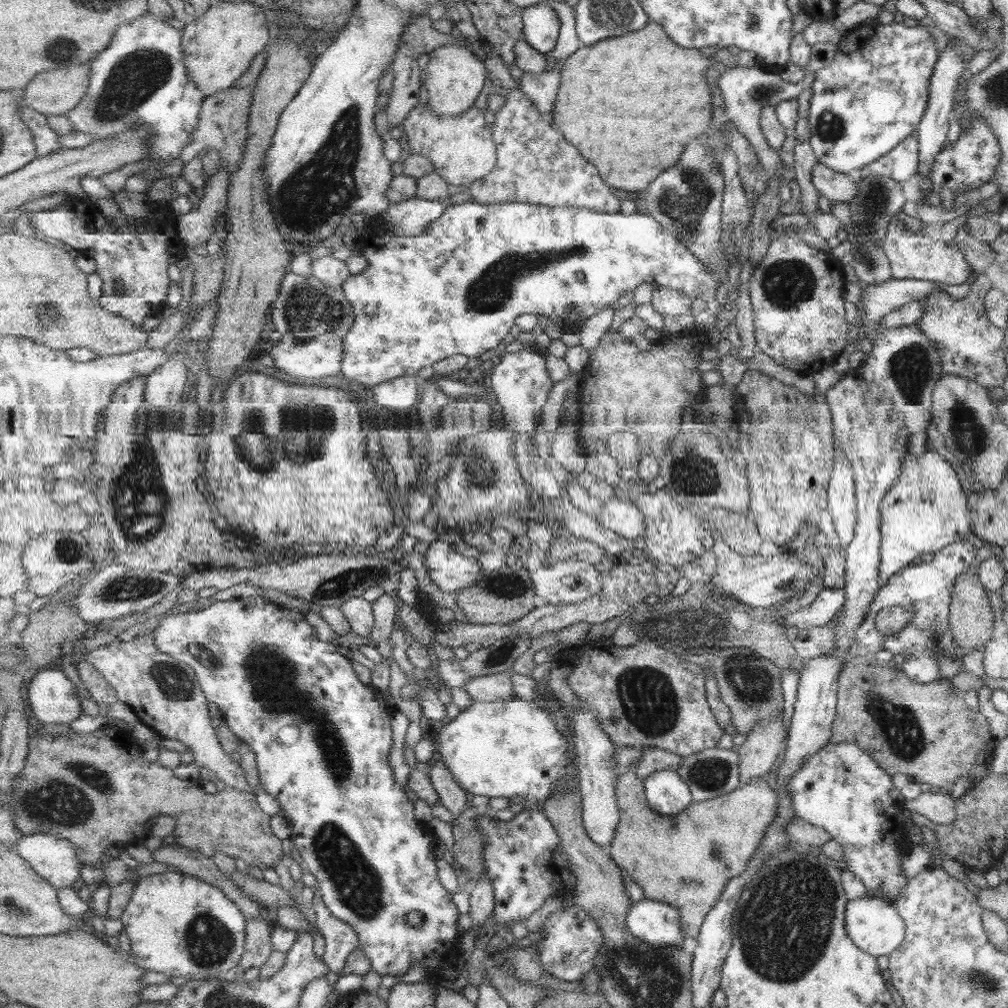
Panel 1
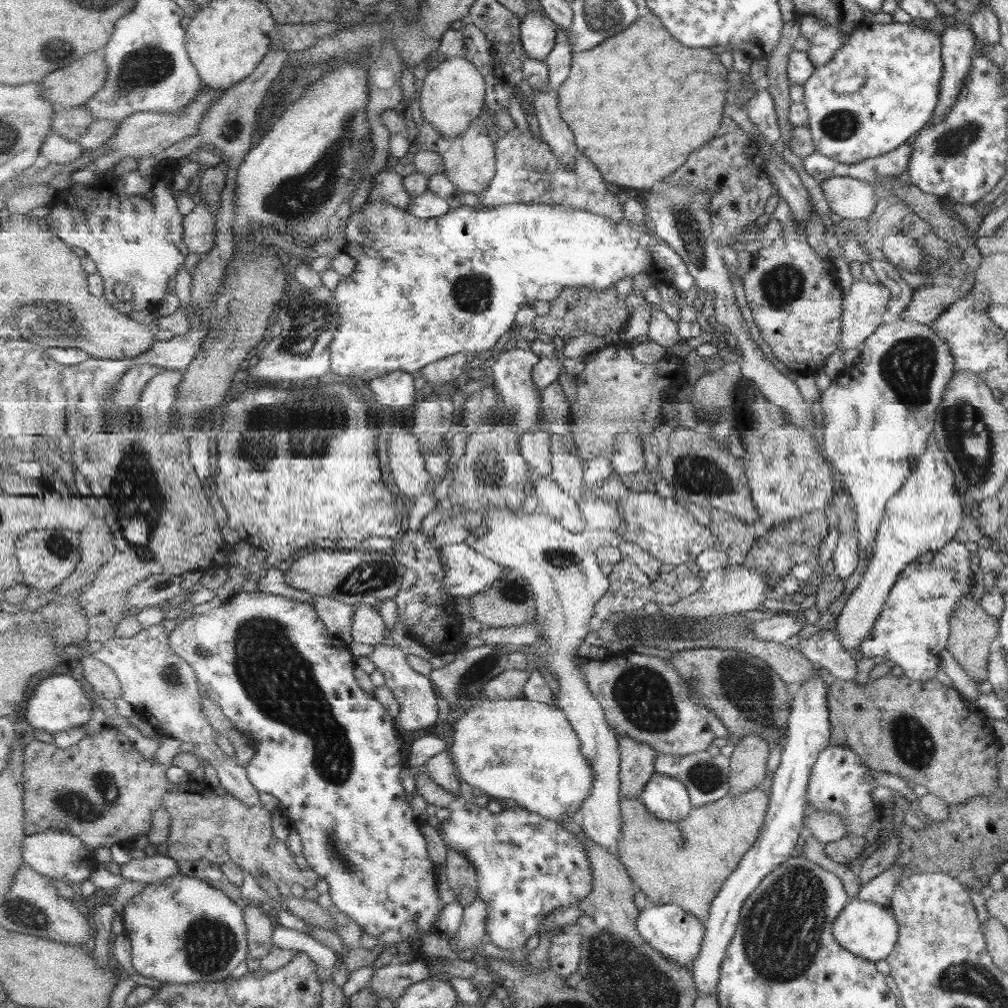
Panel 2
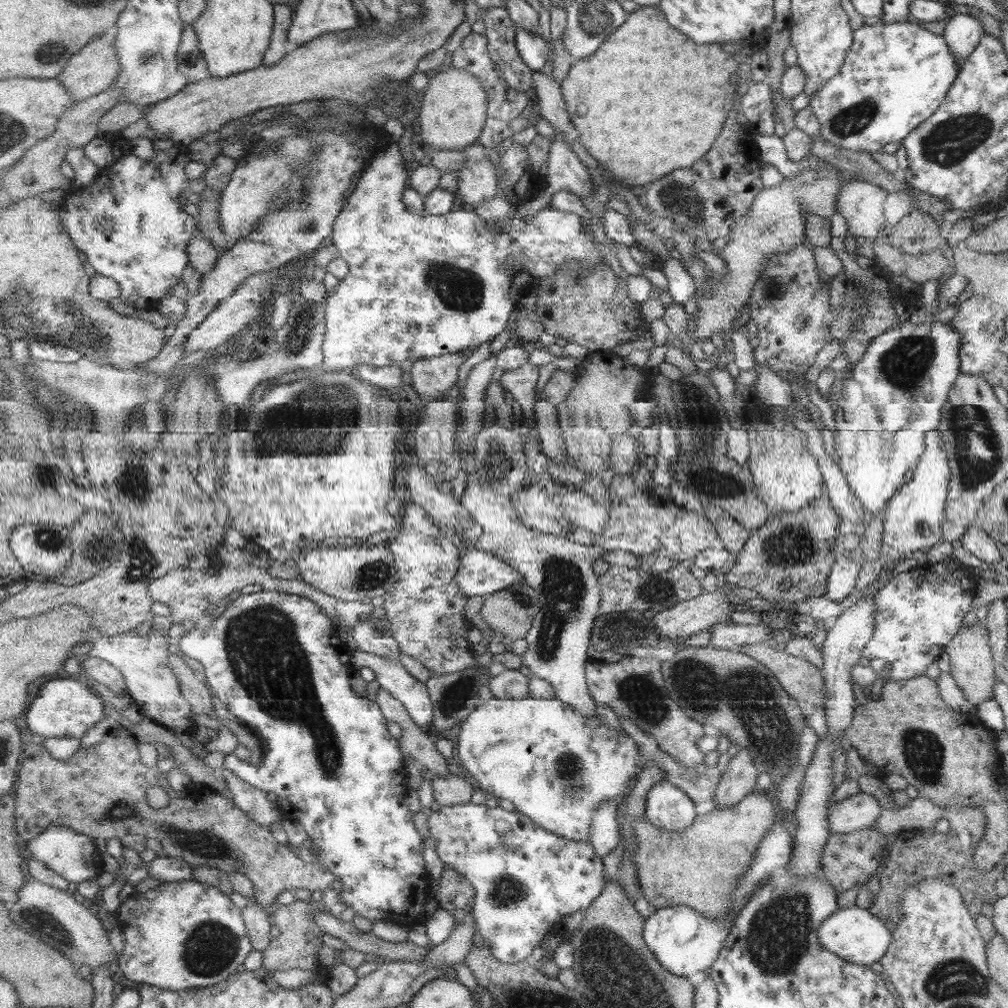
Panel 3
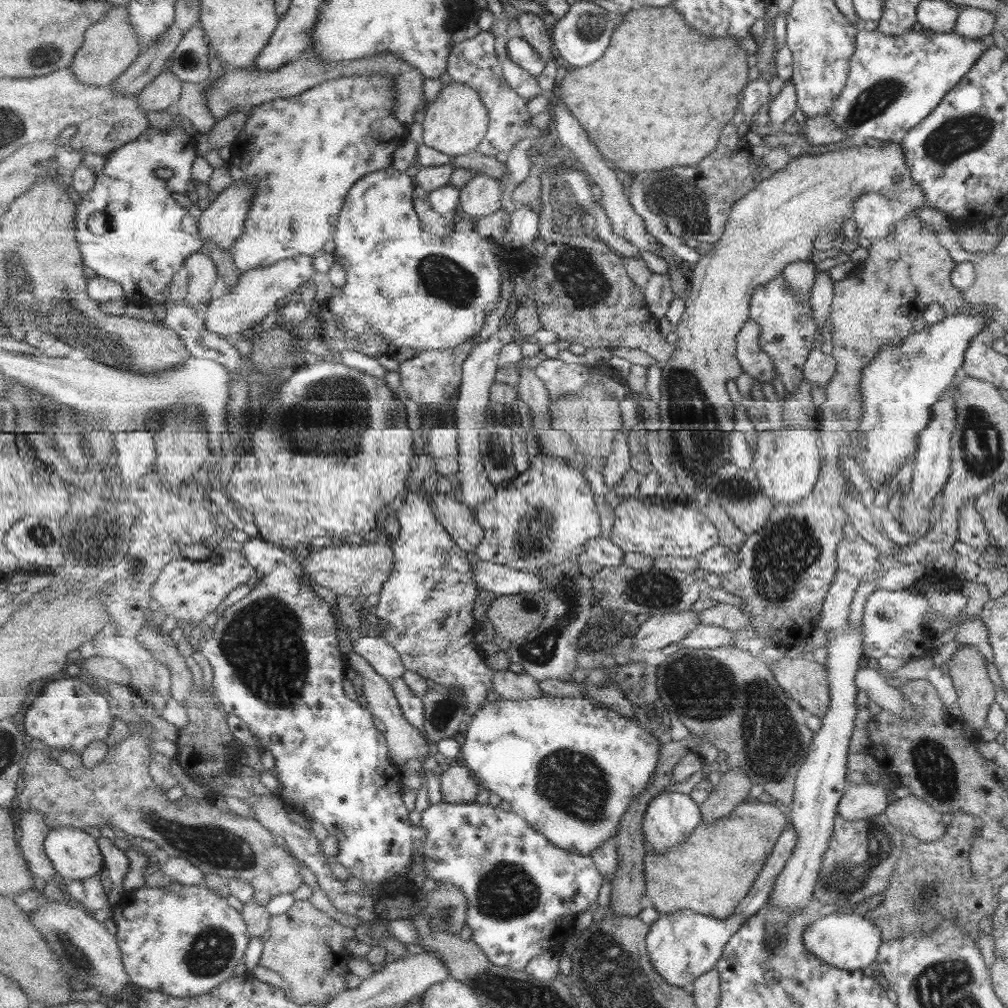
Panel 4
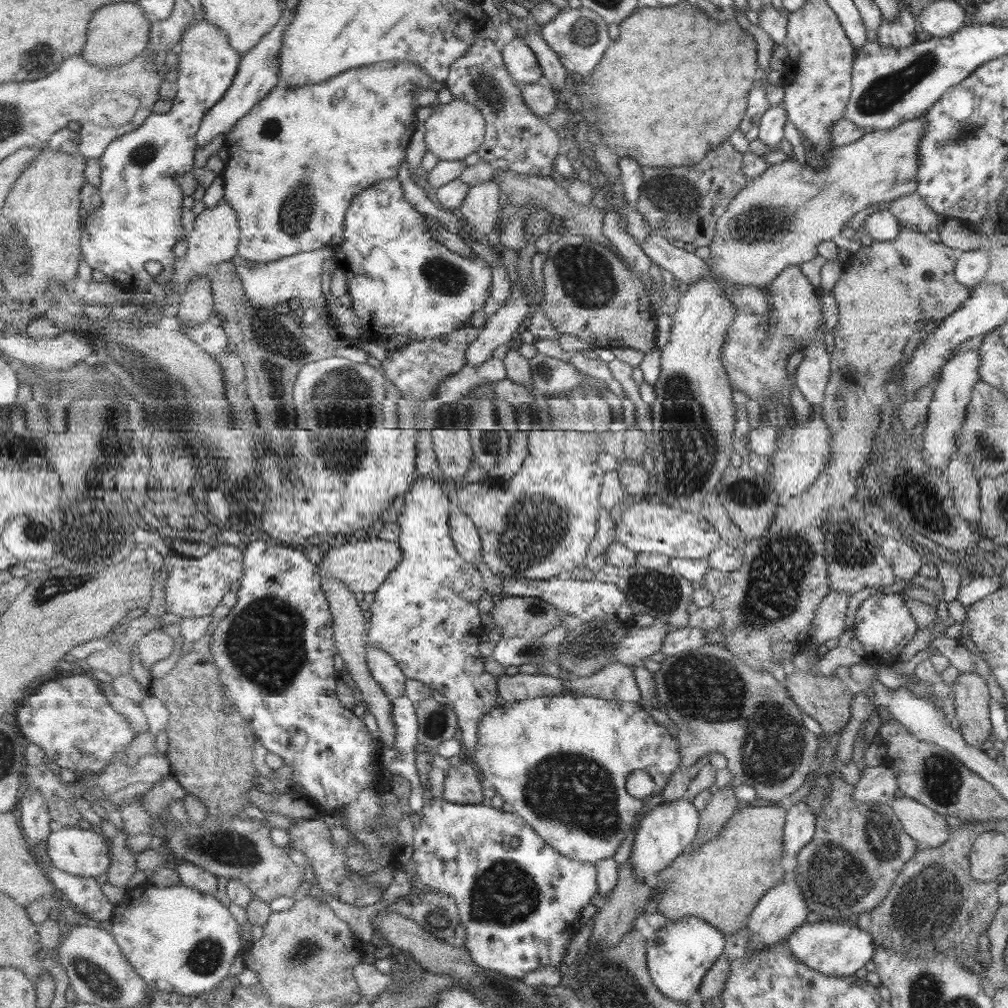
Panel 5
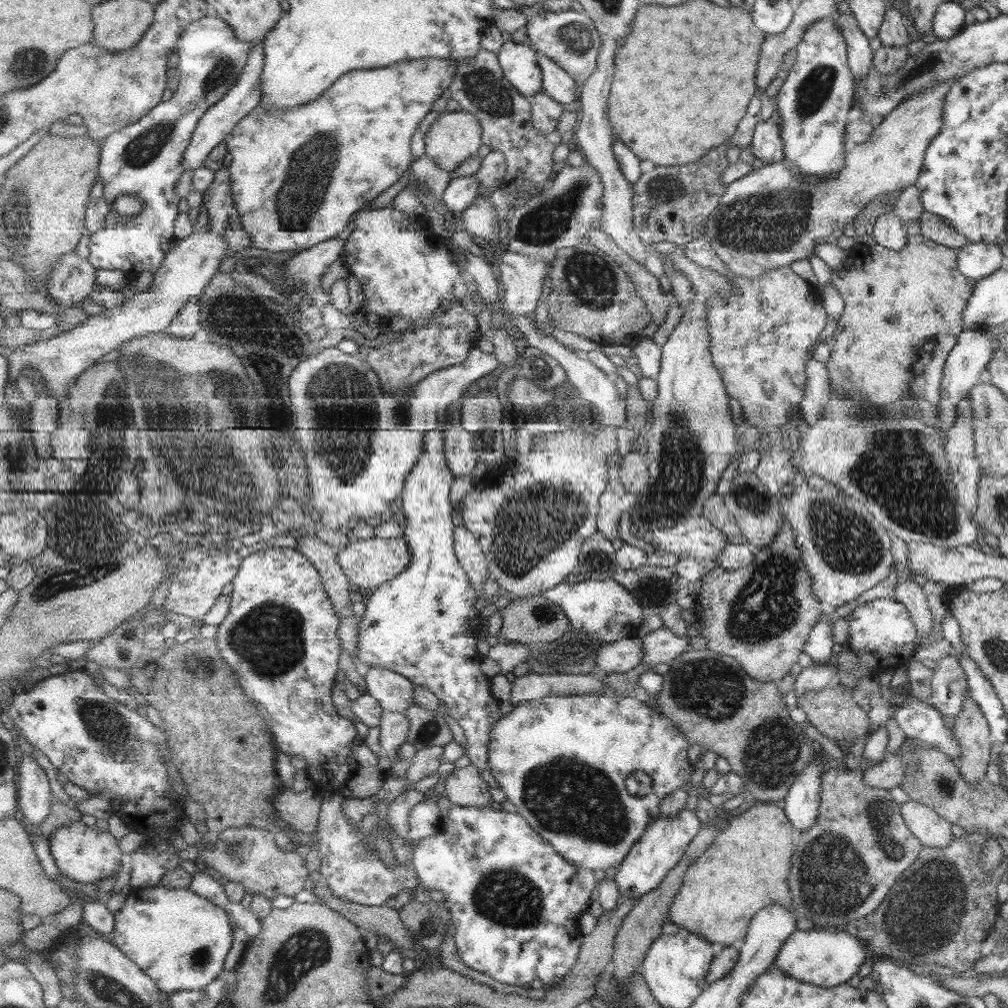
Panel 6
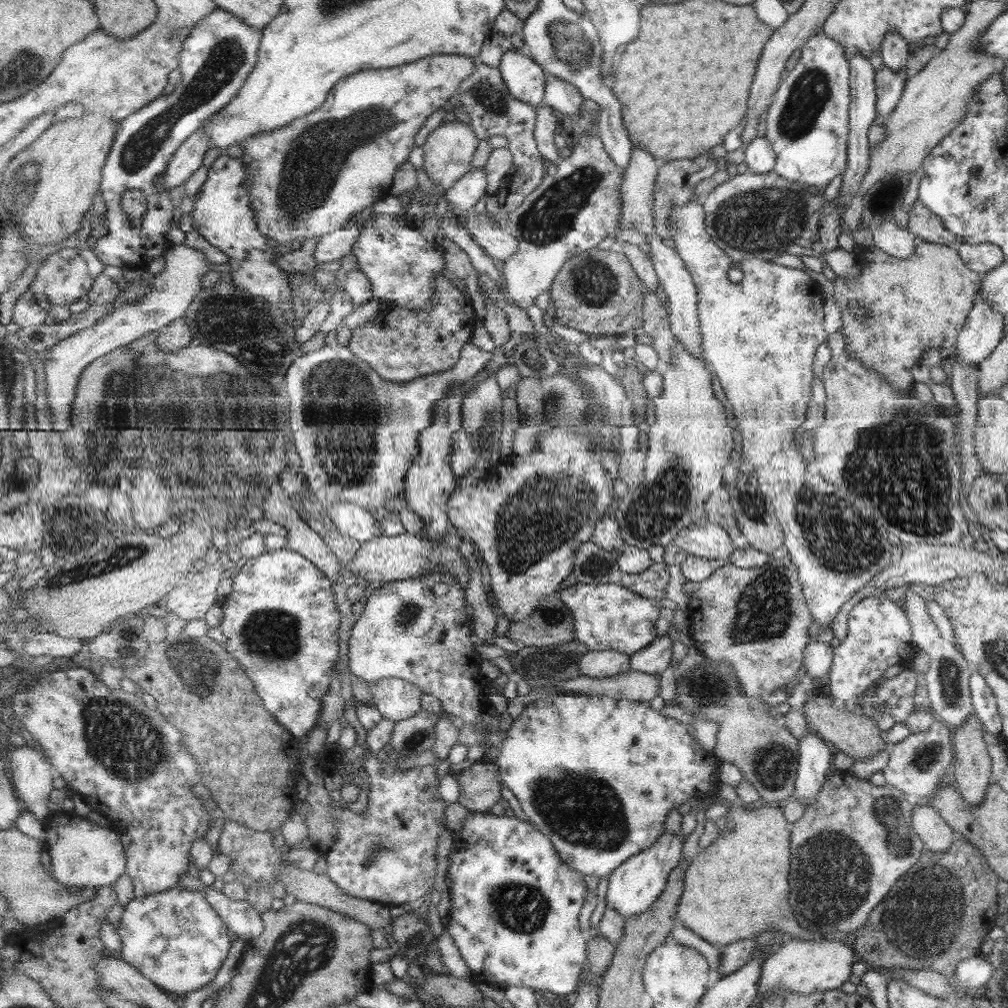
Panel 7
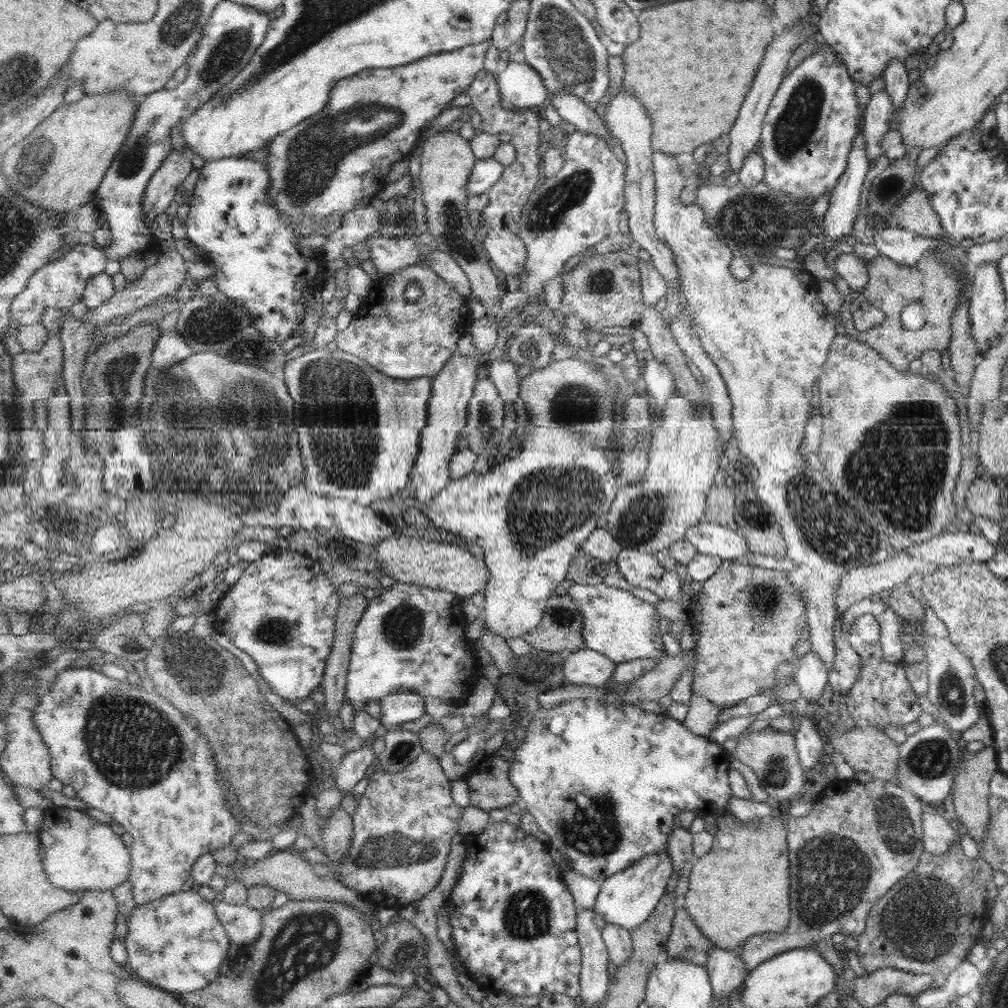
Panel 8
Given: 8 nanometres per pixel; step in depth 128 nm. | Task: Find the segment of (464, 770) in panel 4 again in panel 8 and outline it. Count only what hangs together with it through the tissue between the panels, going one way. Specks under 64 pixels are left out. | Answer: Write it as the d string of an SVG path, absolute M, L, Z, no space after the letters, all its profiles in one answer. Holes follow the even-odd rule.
M493 755L489 766L479 766L477 774L467 775L472 802L477 808L489 813L491 810L505 808L511 804L521 804L520 792L511 782L511 760Z

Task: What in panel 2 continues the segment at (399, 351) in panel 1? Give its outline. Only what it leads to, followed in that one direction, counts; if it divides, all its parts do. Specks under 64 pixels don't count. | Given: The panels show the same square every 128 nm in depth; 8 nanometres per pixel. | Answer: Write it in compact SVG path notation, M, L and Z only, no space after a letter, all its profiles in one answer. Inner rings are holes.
M368 201L345 221L344 232L346 233L347 245L343 250L349 253L356 261L356 269L353 274L343 277L338 287L334 290L335 300L339 303L339 312L342 317L342 325L335 333L334 341L330 344L332 358L332 372L341 376L357 376L357 380L369 382L372 378L386 377L396 370L404 370L413 374L424 366L441 361L454 354L465 353L469 356L479 355L489 350L499 342L499 338L511 330L515 323L515 314L526 304L532 306L535 300L551 302L557 300L558 296L567 287L579 287L580 289L591 289L594 291L608 291L625 276L633 278L635 274L647 272L655 268L655 264L661 264L660 280L675 286L678 290L691 290L697 282L688 270L686 262L677 250L671 248L669 242L665 242L658 236L653 236L641 225L631 221L611 220L601 214L593 214L589 210L581 210L575 207L563 205L544 205L543 203L513 203L486 208L467 207L462 205L451 209L441 218L421 218L412 215L406 209L383 201Z

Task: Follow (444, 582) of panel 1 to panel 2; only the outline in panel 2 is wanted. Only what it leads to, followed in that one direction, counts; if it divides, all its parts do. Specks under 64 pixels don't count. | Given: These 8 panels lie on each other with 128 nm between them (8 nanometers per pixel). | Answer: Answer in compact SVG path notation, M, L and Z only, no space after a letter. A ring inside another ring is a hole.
M458 543L444 545L439 550L446 568L446 592L454 598L483 593L503 577L504 568L472 546Z

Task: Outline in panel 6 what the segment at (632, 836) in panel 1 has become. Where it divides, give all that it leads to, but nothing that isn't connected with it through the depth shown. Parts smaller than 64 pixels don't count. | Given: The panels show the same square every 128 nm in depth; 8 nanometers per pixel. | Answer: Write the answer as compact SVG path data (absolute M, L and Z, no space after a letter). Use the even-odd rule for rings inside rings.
M751 801L745 812L734 812L733 818L703 851L703 855L689 867L684 885L670 910L670 920L678 927L686 928L709 939L710 943L725 947L737 945L746 936L747 925L751 917L763 906L781 904L787 906L787 878L790 869L791 840L793 830L785 818L781 806L767 805Z

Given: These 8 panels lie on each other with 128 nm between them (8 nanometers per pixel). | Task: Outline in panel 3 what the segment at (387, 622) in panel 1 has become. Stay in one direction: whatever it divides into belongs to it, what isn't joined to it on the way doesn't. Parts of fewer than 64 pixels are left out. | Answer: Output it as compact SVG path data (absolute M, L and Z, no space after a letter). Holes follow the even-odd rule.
M355 650L352 663L355 671L365 667L371 669L379 685L406 706L411 718L421 728L431 728L434 710L428 686L416 680L399 658L395 661L394 658Z

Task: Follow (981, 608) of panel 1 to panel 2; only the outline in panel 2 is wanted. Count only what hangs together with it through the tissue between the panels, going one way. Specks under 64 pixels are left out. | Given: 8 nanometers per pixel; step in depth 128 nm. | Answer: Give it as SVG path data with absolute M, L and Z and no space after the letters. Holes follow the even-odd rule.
M971 592L963 595L957 609L949 618L949 634L946 640L946 649L953 659L965 671L967 676L976 684L986 680L985 667L991 645L998 635L998 618L990 616L983 611L973 600Z

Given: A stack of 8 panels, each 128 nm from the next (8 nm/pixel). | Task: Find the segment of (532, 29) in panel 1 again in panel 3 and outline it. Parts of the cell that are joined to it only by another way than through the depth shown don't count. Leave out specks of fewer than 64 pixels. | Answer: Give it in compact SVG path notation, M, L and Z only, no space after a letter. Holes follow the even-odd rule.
M519 26L516 40L517 49L519 49L523 61L533 72L540 71L549 60L549 46L547 46L545 38L541 38L534 30L525 30Z

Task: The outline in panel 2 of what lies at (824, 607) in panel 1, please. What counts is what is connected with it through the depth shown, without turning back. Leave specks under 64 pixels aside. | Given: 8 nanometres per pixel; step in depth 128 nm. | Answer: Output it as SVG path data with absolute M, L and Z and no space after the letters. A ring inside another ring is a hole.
M797 613L787 615L773 615L770 618L764 618L758 622L750 623L746 629L747 633L756 636L759 640L770 640L771 642L785 642L787 638L797 634L802 627L802 620L796 621Z

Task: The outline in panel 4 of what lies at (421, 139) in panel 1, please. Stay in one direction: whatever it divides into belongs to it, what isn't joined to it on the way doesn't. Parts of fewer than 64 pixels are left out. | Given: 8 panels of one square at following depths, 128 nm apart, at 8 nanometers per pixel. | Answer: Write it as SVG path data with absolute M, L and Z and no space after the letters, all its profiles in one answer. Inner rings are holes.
M474 173L469 185L460 190L460 205L466 216L480 219L501 208L503 186L493 176Z

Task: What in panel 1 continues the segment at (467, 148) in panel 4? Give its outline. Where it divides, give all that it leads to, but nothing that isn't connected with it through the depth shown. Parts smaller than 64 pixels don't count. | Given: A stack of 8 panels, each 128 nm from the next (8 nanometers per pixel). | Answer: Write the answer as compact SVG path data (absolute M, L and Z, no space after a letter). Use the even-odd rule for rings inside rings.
M443 45L432 51L426 67L427 82L423 85L428 91L431 109L441 117L459 116L474 106L477 96L485 88L485 80L492 78L485 62L481 62L475 52L464 45Z

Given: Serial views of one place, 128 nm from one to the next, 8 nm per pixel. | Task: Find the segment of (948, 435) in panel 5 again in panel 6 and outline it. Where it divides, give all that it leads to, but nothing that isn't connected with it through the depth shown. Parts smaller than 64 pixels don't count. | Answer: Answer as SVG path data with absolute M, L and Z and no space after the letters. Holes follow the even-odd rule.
M965 328L956 336L955 344L947 353L942 366L940 380L940 400L938 401L937 421L941 421L944 427L950 427L956 417L956 404L959 401L969 400L970 388L973 388L979 380L981 370L985 369L990 361L994 342L991 341L990 330L969 330Z

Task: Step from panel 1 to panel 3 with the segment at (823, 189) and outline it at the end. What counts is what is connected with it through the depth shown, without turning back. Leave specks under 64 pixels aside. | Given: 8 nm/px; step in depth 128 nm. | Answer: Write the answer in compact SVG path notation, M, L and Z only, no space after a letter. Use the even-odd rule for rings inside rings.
M851 180L841 183L836 212L846 220L853 237L873 240L884 225L883 203L887 192L875 184Z

